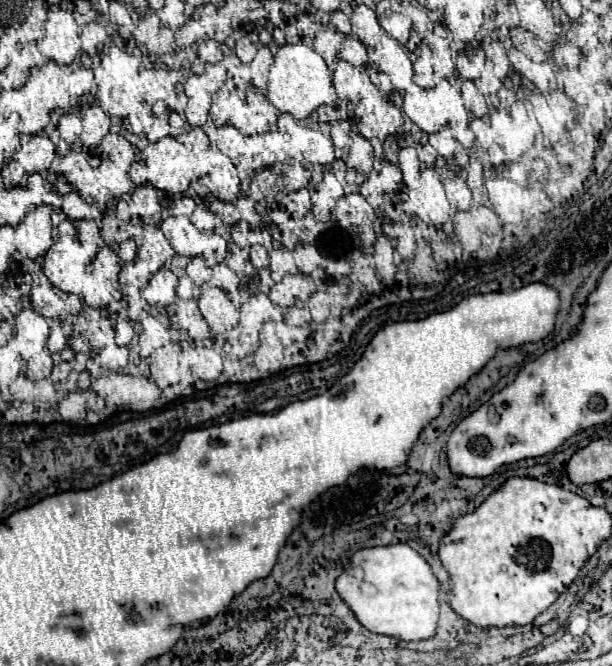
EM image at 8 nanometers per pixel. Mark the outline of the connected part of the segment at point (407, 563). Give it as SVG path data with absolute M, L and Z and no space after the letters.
M407 544L359 550L337 578L335 588L369 632L407 642L427 640L437 632L441 582L429 562Z

